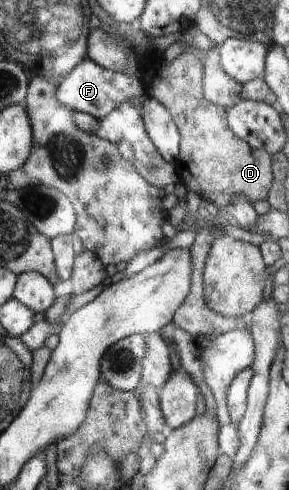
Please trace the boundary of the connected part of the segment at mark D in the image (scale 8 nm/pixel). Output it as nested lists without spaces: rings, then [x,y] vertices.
[[[183,51],[173,60],[173,78],[146,84],[146,95],[167,107],[179,129],[180,151],[173,164],[180,183],[202,198],[211,199],[213,194],[247,194],[260,207],[267,200],[273,182],[272,156],[251,148],[231,132],[227,110],[204,97],[203,80],[204,64],[197,56]]]

